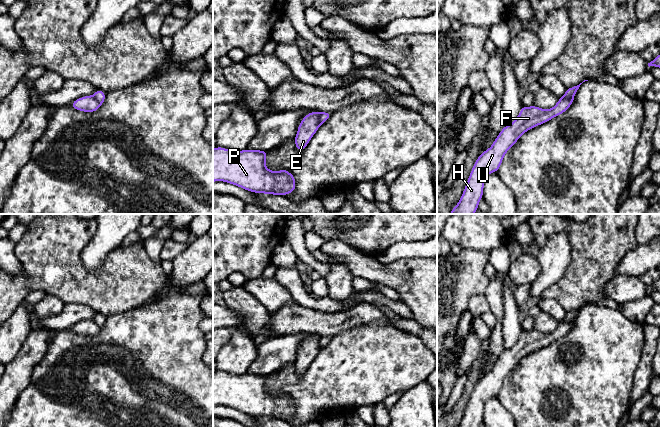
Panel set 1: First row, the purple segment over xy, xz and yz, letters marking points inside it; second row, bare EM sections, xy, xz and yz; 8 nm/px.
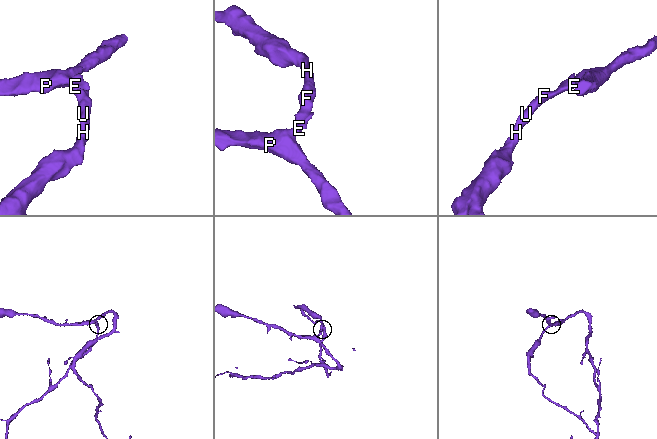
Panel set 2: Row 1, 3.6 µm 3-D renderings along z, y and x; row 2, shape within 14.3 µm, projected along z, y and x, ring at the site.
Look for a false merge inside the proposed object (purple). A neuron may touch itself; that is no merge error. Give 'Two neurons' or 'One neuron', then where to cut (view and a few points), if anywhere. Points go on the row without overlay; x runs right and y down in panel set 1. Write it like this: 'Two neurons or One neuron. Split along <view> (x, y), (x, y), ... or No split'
Two neurons. Split along yz (573, 319), (561, 321)

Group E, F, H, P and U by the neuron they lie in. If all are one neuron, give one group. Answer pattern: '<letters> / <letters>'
E F H U / P

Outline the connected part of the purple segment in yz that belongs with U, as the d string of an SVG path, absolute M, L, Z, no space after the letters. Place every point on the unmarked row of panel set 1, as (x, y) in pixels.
M559 322L557 328L548 334L535 329L521 331L513 347L504 350L492 370L482 376L474 387L463 418L458 427L479 427L483 422L484 403L492 396L498 396L507 375L528 354L548 346L564 337L574 326L571 322Z

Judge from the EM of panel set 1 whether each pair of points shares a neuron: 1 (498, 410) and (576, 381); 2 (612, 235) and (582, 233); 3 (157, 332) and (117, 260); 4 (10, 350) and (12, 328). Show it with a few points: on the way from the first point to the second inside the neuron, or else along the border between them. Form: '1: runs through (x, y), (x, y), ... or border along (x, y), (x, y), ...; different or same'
1: border along (497, 396), (501, 404), (513, 416); different
2: runs through (605, 235), (589, 235); same
3: border along (146, 303), (121, 313); different
4: runs through (10, 345), (12, 333); same

